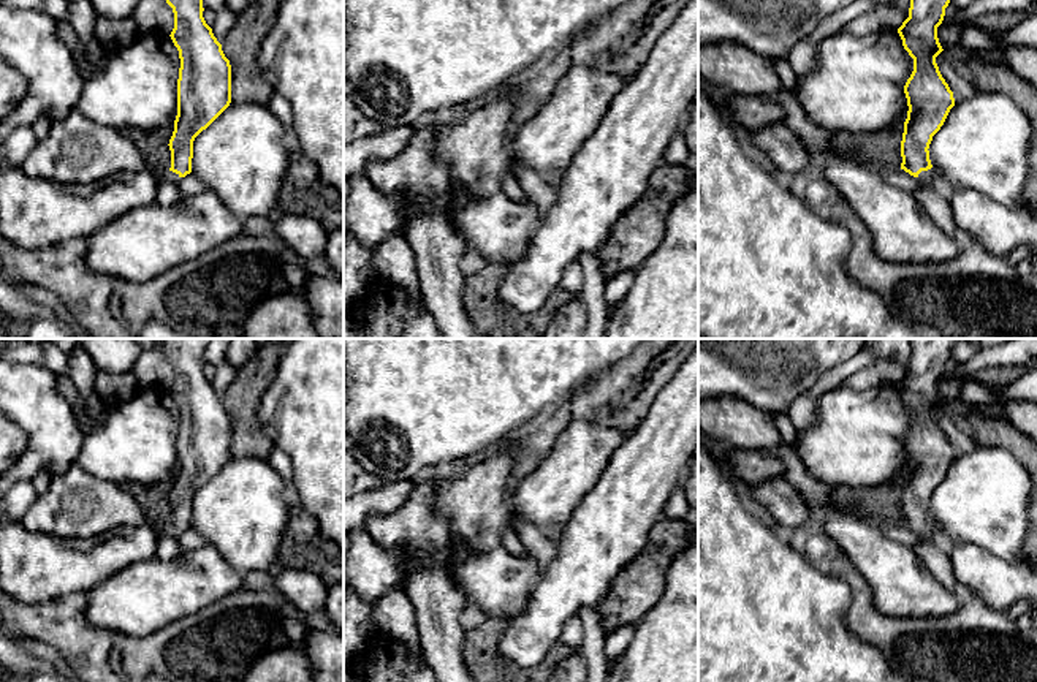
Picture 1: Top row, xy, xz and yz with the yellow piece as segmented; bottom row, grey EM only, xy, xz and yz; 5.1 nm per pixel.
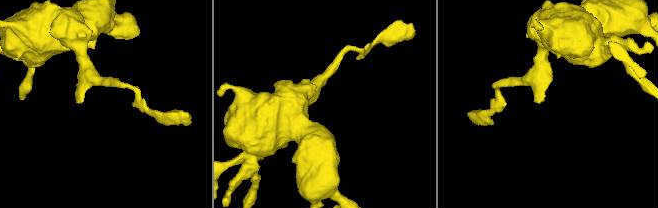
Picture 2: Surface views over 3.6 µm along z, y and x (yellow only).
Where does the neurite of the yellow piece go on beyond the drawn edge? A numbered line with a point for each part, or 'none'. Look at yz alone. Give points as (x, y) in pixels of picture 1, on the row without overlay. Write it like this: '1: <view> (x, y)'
1: yz (931, 530)

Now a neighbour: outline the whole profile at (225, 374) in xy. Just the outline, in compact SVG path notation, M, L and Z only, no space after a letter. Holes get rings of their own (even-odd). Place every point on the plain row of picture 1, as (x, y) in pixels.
M223 361L217 364L215 377L211 383L218 397L225 394L226 388L233 383L236 375L237 369L234 369L230 362Z

